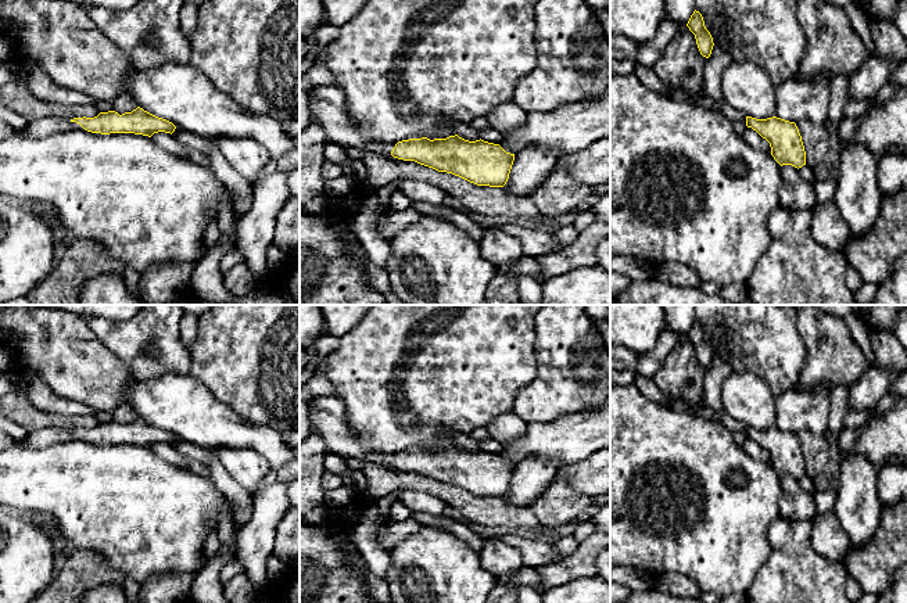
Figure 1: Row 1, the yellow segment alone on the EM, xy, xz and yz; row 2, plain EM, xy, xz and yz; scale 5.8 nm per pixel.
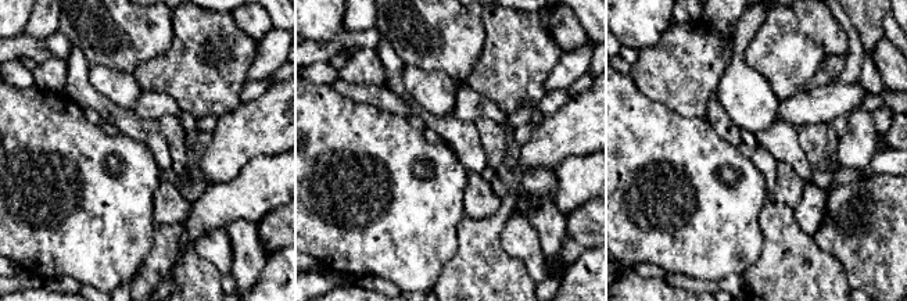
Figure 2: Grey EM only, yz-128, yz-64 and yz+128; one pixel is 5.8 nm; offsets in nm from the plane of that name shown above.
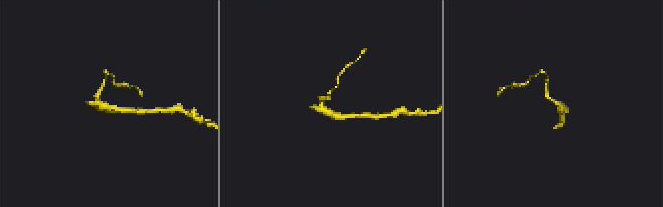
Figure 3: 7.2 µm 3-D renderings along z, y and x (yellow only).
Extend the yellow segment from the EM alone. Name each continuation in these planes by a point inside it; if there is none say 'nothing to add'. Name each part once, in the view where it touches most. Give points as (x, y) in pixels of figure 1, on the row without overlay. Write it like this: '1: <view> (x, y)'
1: xy (45, 437)

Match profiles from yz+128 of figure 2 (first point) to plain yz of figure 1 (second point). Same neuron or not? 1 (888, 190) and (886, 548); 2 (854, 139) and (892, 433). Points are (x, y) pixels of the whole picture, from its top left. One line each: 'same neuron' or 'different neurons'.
1: same neuron
2: different neurons

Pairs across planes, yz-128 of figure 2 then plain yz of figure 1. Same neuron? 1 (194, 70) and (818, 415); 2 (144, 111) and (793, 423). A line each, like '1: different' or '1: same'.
1: different
2: same

